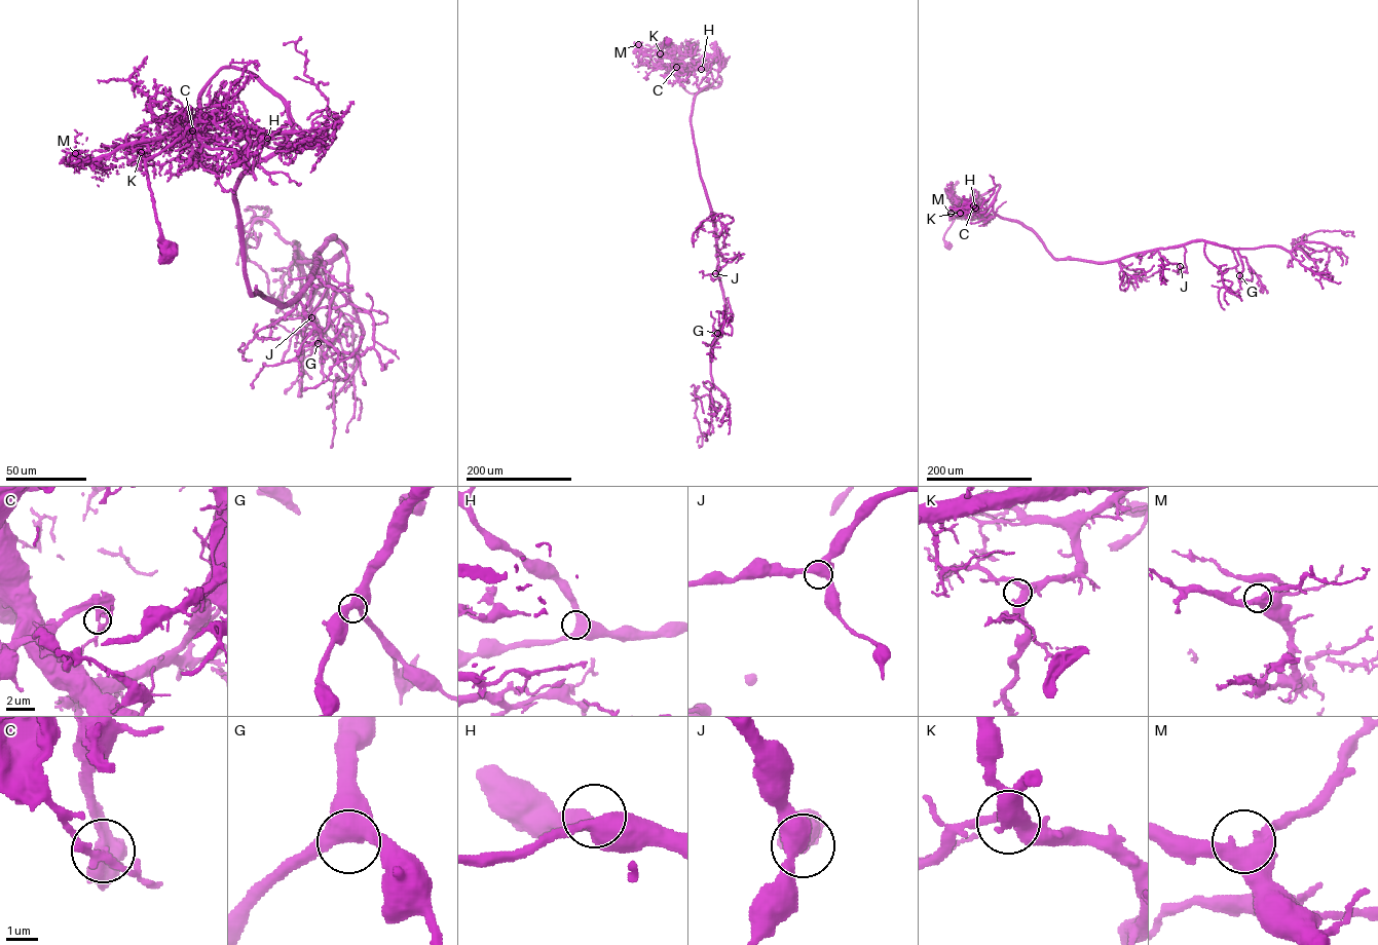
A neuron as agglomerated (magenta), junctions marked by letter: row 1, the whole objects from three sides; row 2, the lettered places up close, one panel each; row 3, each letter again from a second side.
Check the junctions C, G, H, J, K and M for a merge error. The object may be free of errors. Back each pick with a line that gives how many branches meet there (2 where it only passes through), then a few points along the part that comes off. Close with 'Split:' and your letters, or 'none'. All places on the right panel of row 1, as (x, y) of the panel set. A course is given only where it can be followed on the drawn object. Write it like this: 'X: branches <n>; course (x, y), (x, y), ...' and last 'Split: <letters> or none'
C: branches 3
Split: C

